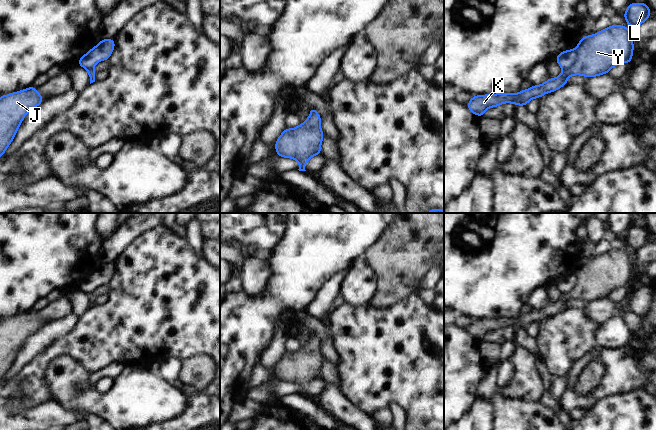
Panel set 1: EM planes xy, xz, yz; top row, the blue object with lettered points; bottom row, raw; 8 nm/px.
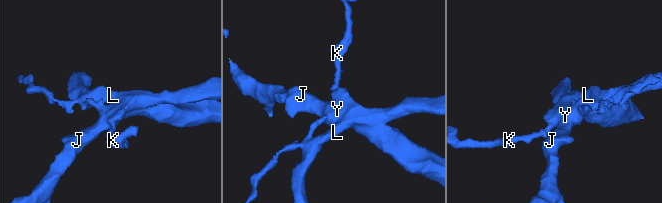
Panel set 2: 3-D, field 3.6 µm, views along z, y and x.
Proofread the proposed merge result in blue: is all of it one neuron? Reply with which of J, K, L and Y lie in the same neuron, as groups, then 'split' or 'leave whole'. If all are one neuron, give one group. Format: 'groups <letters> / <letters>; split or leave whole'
groups J K Y / L; split

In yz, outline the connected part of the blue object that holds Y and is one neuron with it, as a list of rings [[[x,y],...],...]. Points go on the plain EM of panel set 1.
[[[611,249],[598,255],[595,259],[587,259],[579,265],[576,275],[578,281],[568,293],[564,293],[557,302],[549,302],[541,309],[533,309],[519,317],[499,317],[472,320],[466,328],[477,340],[483,341],[486,333],[499,331],[503,327],[526,330],[534,322],[554,316],[567,309],[567,302],[573,299],[596,301],[608,296],[621,287],[631,287],[634,267],[630,255],[621,249]]]

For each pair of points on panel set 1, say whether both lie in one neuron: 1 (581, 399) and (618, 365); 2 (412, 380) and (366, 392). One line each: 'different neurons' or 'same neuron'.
1: same neuron
2: same neuron

